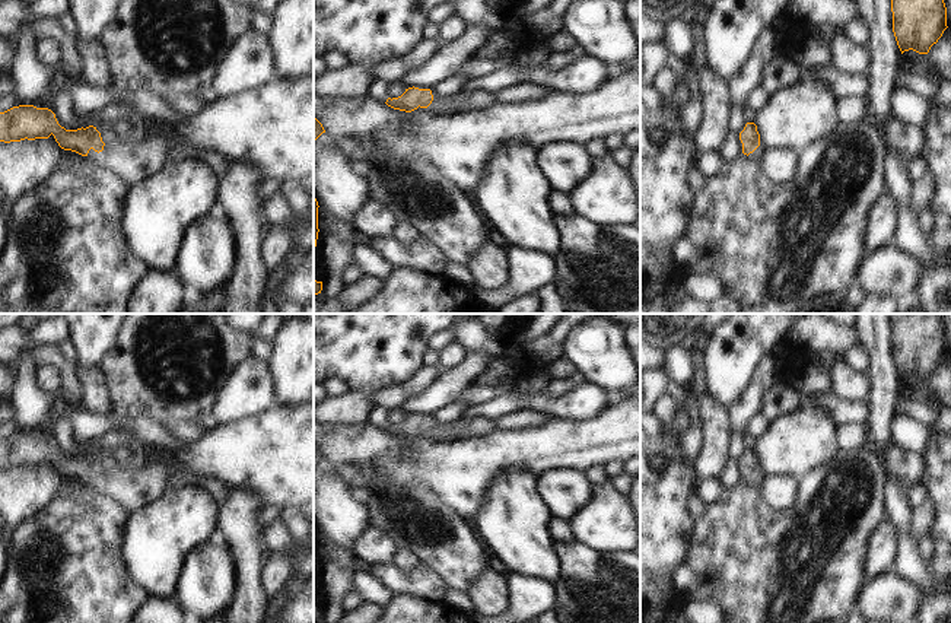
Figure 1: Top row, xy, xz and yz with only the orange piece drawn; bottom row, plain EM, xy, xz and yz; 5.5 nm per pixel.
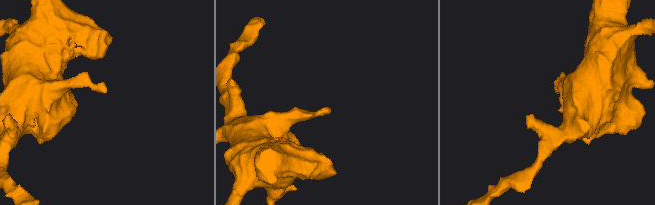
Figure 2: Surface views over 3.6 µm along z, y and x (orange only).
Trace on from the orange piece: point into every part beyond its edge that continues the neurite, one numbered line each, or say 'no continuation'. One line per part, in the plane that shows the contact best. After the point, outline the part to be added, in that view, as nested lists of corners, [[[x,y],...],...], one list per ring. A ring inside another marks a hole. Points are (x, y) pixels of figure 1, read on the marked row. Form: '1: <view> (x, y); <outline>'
1: xy (132, 162); [[[158,133],[140,142],[112,142],[102,152],[89,150],[88,159],[115,174],[124,184],[136,185],[158,172],[169,158],[169,143]]]

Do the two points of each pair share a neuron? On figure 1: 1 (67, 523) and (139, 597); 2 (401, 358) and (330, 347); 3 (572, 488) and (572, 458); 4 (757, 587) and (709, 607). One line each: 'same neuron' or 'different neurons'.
1: same neuron
2: same neuron
3: different neurons
4: different neurons

